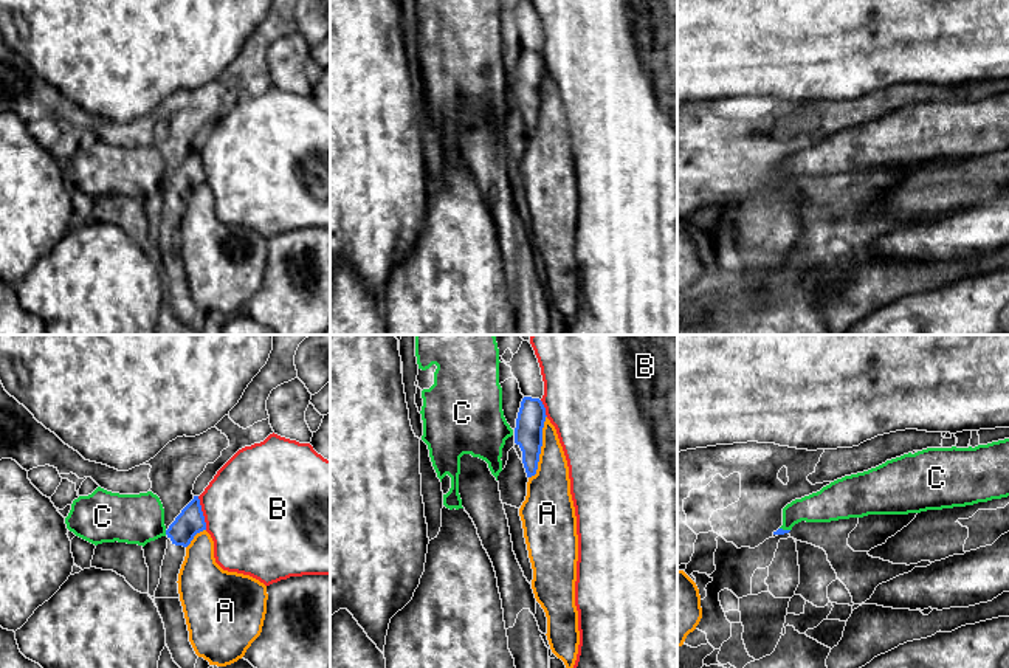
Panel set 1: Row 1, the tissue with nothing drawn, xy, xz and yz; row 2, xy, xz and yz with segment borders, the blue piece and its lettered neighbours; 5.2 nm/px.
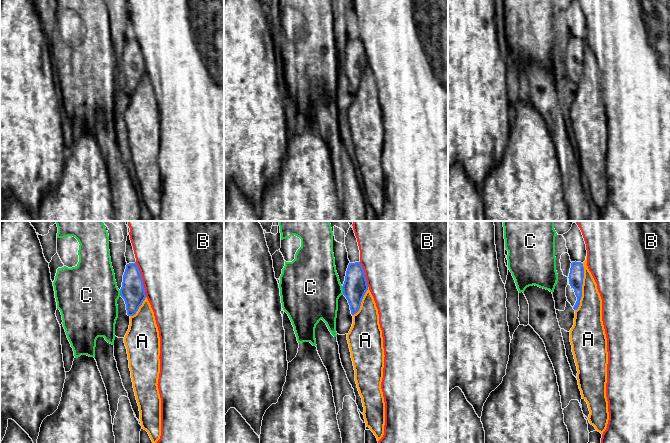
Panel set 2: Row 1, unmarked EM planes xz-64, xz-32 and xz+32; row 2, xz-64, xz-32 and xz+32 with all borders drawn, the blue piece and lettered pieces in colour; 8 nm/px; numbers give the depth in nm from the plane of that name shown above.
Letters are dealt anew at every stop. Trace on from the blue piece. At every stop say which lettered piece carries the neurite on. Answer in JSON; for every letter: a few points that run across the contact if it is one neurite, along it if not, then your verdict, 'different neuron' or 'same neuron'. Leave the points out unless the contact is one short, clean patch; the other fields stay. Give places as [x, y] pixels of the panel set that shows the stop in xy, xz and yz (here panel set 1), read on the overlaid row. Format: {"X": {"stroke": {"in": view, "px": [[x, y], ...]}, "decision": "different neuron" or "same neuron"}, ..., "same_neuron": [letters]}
{"A": {"decision": "different neuron"}, "B": {"decision": "different neuron"}, "C": {"stroke": {"in": "xy", "px": [[165, 530], [166, 533]]}, "decision": "different neuron"}, "same_neuron": []}

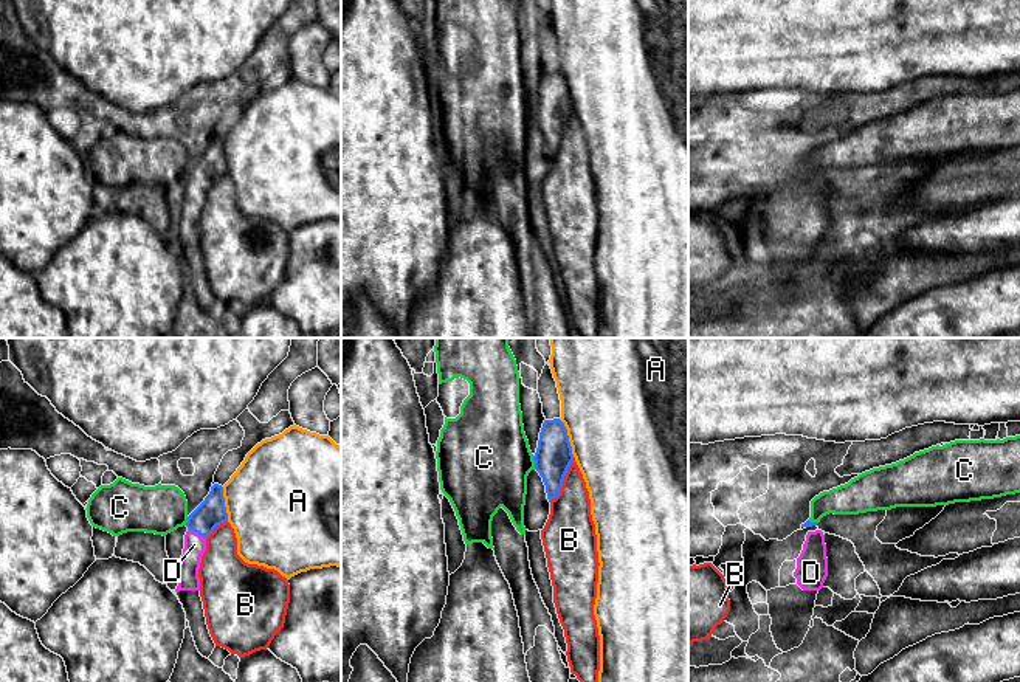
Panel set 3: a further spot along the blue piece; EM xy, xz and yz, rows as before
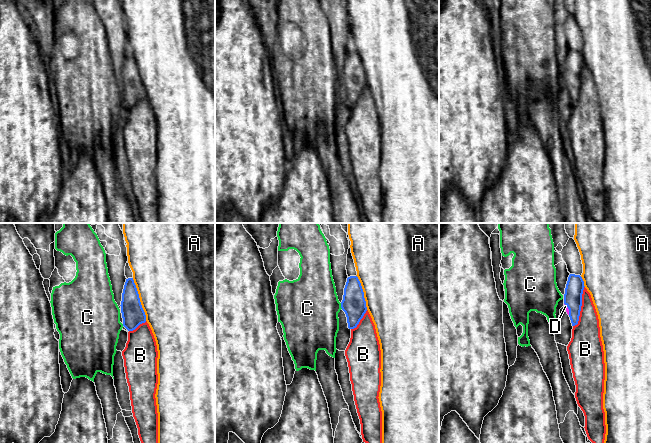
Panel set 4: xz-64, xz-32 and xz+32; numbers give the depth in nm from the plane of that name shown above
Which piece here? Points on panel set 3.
{"A": {"decision": "different neuron"}, "B": {"decision": "different neuron"}, "C": {"stroke": {"in": "xz", "px": [[532, 456], [535, 468]]}, "decision": "different neuron"}, "D": {"stroke": {"in": "xy", "px": [[211, 512], [202, 521], [197, 532], [194, 544]]}, "decision": "same neuron"}, "same_neuron": ["D"]}

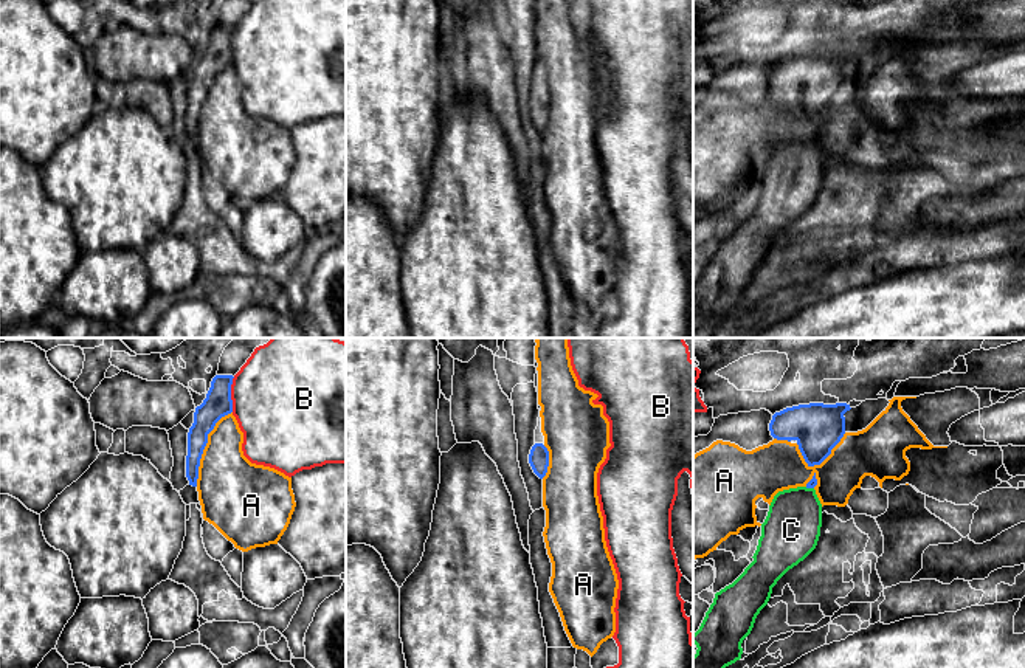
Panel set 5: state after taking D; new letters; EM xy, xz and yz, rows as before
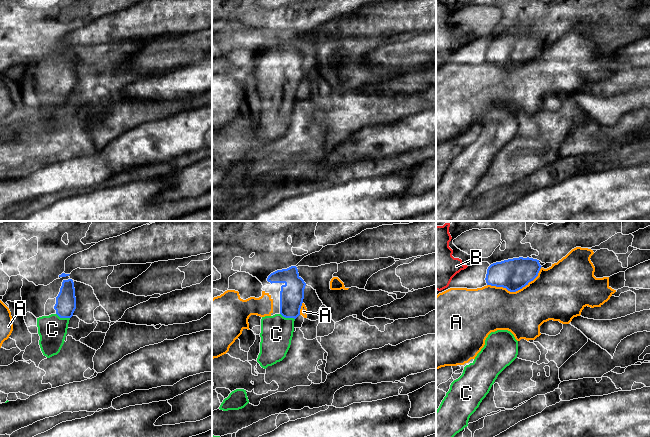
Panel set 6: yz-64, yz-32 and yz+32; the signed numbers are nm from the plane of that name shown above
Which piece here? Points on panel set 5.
{"A": {"decision": "different neuron"}, "B": {"decision": "different neuron"}, "C": {"decision": "same neuron"}, "same_neuron": ["C"]}

